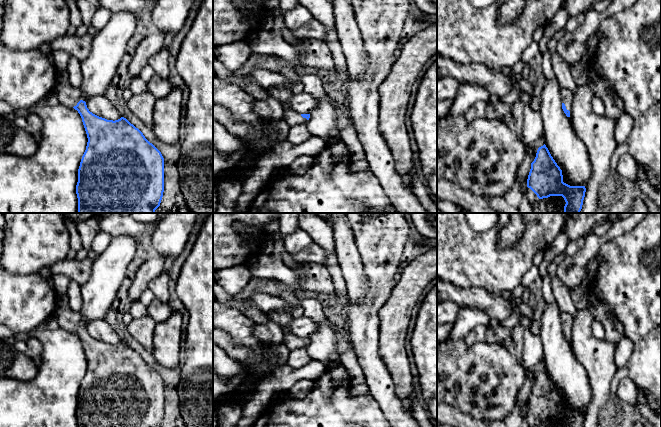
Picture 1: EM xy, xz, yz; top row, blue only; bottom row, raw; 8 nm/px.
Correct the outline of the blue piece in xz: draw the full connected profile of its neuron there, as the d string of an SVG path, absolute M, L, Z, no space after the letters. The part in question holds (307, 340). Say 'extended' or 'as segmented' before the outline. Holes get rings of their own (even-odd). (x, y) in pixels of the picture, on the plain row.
extended; M269 311L266 313L270 320L275 321L280 325L283 332L283 340L286 347L290 350L296 350L299 348L306 348L310 342L310 338L299 338L288 332L289 323L293 320L289 311Z

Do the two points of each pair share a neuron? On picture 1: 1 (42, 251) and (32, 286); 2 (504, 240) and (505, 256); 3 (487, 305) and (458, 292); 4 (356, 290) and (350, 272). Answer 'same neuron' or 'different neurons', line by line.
1: different neurons
2: different neurons
3: same neuron
4: same neuron

